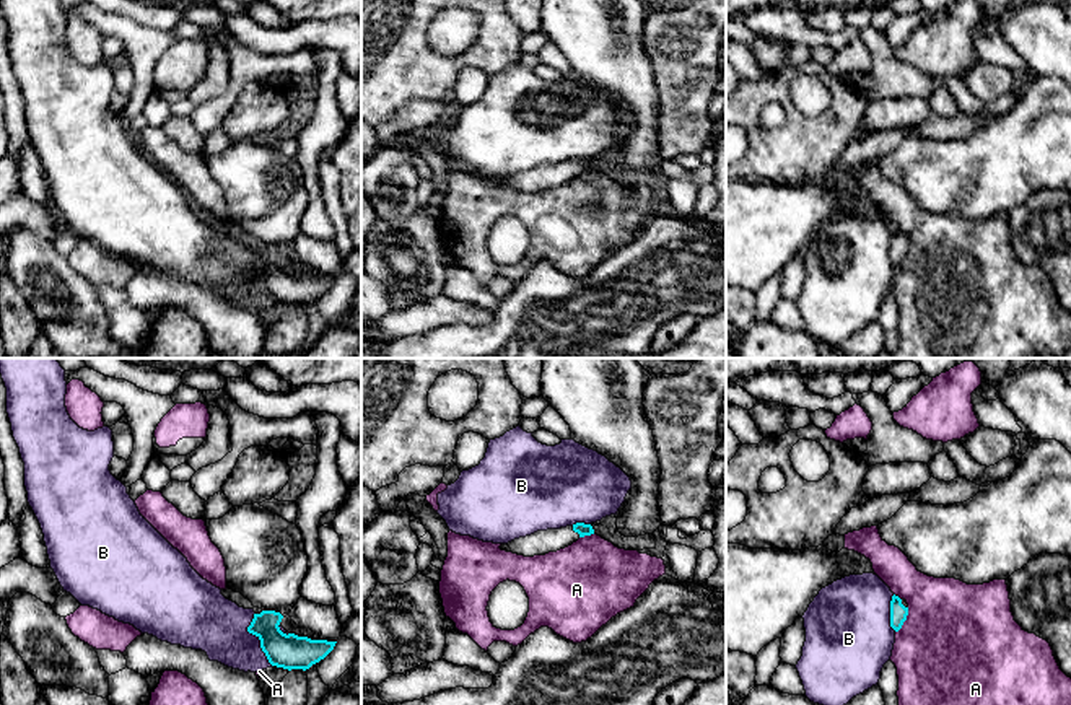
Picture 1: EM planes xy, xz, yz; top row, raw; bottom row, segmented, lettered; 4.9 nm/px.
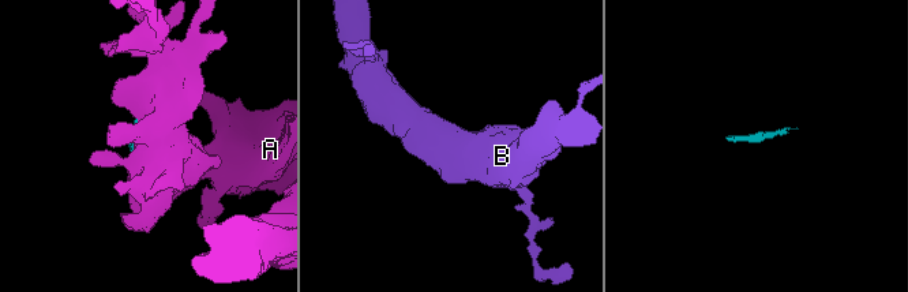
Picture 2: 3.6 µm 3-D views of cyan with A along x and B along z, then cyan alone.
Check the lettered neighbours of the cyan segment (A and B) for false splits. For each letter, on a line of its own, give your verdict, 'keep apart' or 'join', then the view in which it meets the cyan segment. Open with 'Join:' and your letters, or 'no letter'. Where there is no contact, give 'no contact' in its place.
Join: no letter
A: keep apart; contact in yz
B: keep apart; contact in xy

